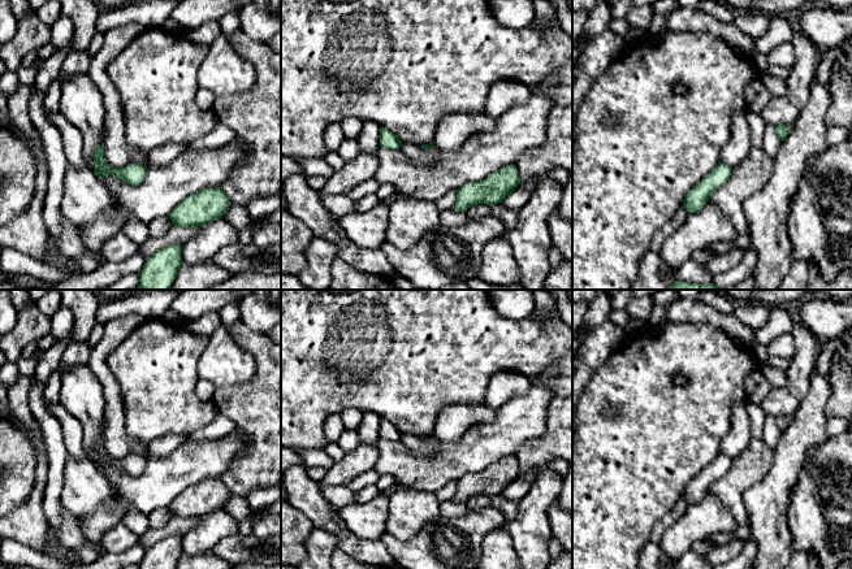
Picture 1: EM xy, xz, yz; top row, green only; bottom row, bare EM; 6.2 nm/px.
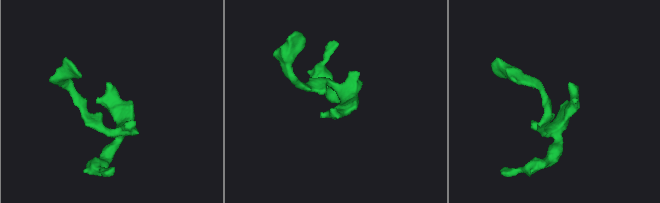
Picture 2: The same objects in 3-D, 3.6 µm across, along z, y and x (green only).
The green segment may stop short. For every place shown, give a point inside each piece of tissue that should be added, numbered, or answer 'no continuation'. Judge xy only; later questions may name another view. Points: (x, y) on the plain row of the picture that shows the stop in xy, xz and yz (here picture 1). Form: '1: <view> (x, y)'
no continuation

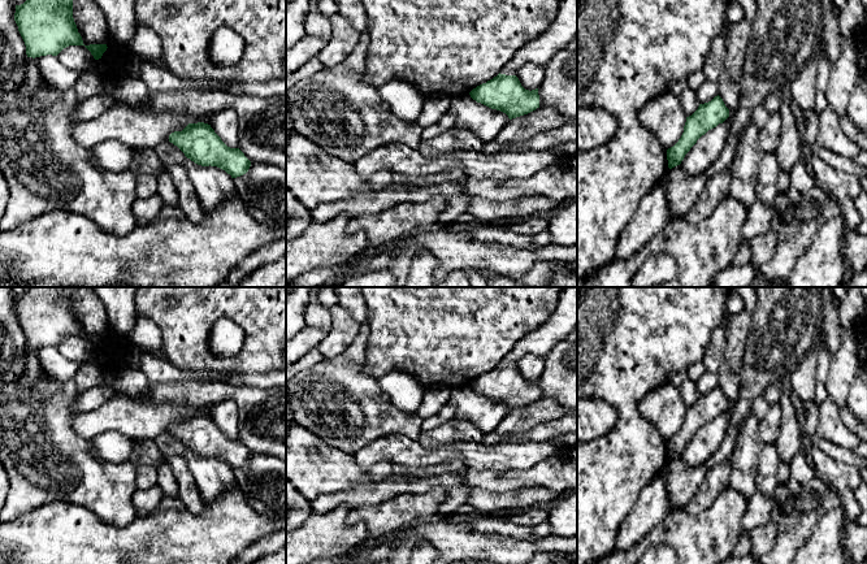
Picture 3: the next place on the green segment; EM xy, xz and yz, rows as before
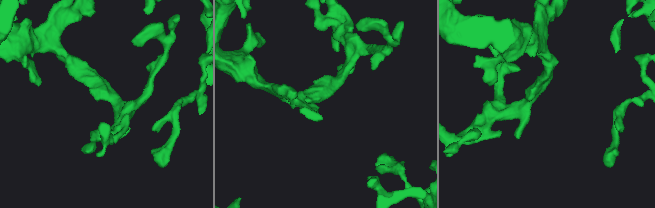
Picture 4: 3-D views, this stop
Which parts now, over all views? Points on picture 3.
1: xz (540, 342)

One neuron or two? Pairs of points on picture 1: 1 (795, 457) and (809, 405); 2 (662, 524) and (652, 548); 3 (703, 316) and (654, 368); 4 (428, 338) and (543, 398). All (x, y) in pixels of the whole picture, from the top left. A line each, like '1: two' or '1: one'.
1: one
2: two
3: two
4: two

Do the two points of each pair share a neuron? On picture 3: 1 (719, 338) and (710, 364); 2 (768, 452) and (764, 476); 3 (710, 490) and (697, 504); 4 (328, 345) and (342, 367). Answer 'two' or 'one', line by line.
1: one
2: one
3: one
4: two

